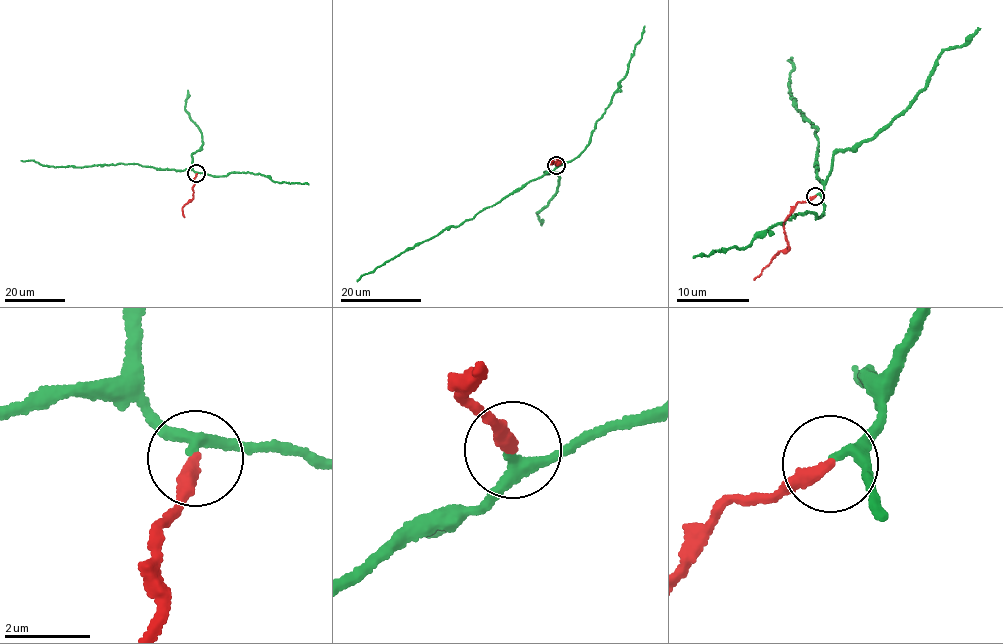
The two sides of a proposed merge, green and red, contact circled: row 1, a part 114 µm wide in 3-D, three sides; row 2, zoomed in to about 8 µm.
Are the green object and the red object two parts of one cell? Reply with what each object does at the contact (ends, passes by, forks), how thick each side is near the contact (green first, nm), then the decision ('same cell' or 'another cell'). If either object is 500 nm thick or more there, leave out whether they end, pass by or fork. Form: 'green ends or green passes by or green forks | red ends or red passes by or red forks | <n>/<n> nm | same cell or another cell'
green passes by | red ends | 240/320 nm | same cell

